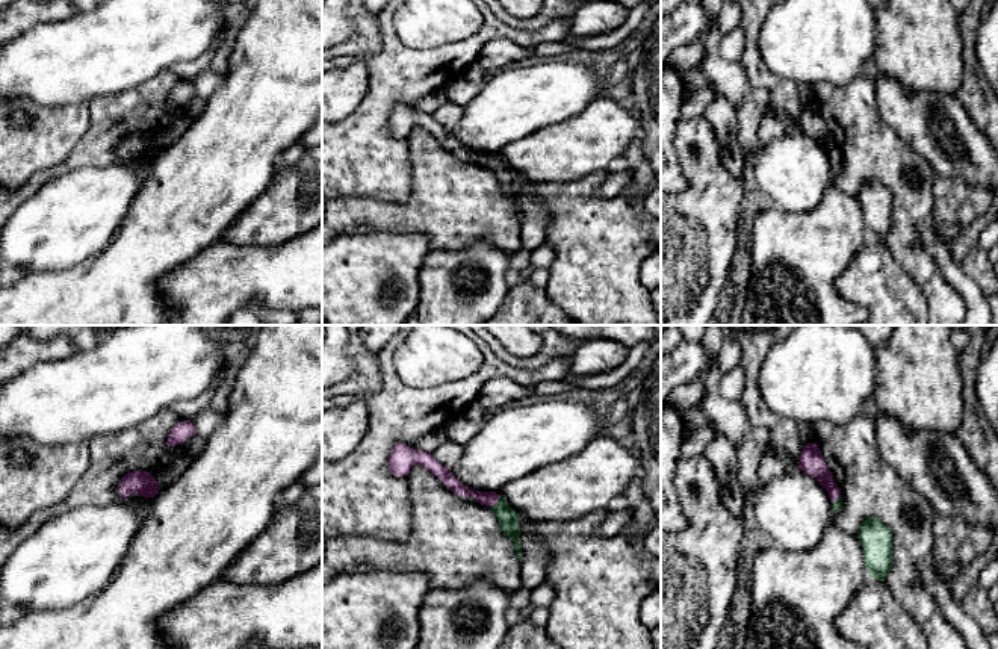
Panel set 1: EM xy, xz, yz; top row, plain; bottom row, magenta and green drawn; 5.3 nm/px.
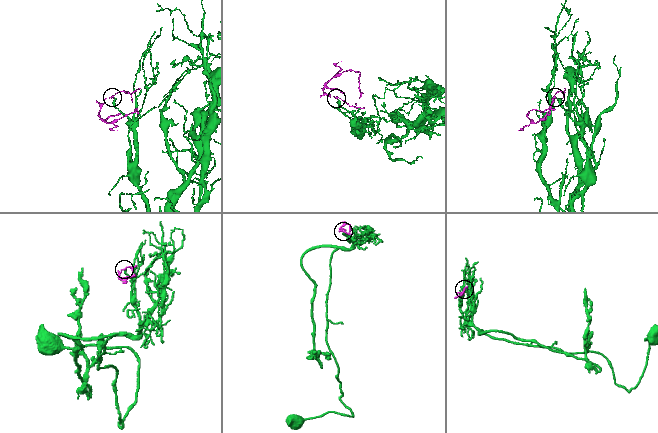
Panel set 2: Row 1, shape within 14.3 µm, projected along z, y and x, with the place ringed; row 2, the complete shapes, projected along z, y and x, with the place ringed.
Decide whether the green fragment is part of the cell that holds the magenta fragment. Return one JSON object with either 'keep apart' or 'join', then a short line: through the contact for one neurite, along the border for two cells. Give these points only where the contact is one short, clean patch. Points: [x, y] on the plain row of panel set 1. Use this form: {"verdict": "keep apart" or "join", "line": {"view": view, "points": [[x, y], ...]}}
{"verdict": "keep apart", "line": {"view": "xz", "points": [[499, 158], [490, 168]]}}

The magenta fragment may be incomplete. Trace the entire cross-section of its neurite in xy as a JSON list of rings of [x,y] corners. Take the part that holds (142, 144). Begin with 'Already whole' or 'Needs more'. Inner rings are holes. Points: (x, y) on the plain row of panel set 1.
Already whole. [[[147,132],[129,133],[121,139],[118,145],[118,154],[121,159],[129,159],[130,156],[154,159],[159,151],[159,144]]]

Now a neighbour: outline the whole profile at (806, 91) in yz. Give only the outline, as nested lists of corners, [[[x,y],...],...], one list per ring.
[[[800,82],[800,83],[797,83],[797,92],[798,92],[798,97],[800,97],[800,103],[803,106],[815,104],[817,97],[815,97],[814,85],[806,83],[806,82]]]

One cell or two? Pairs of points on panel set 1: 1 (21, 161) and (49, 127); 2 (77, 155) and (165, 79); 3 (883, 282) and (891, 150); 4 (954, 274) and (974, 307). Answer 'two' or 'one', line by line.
1: one
2: one
3: two
4: one

